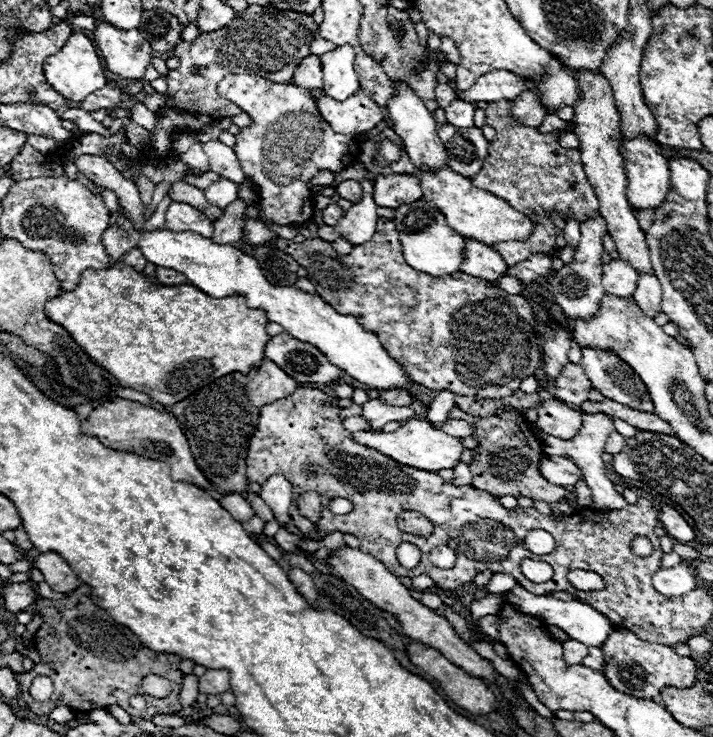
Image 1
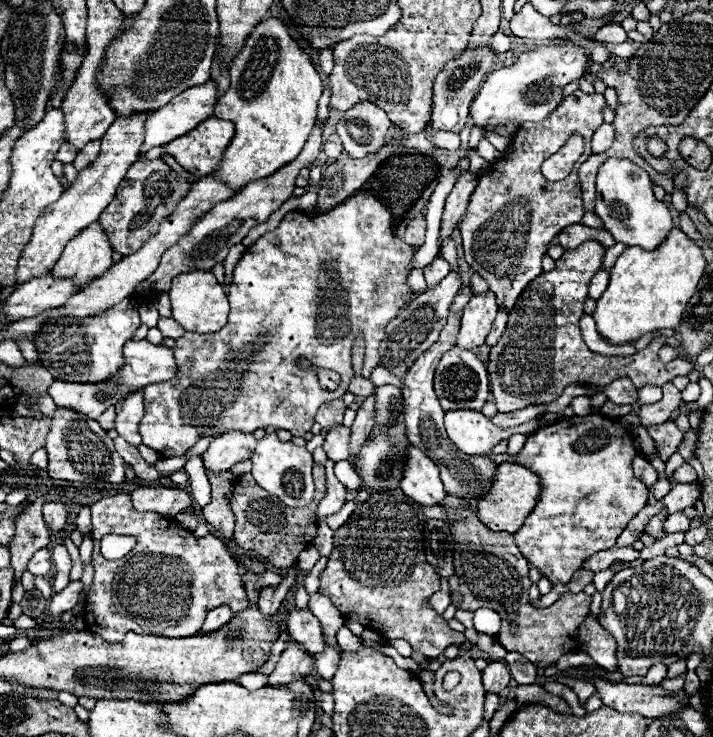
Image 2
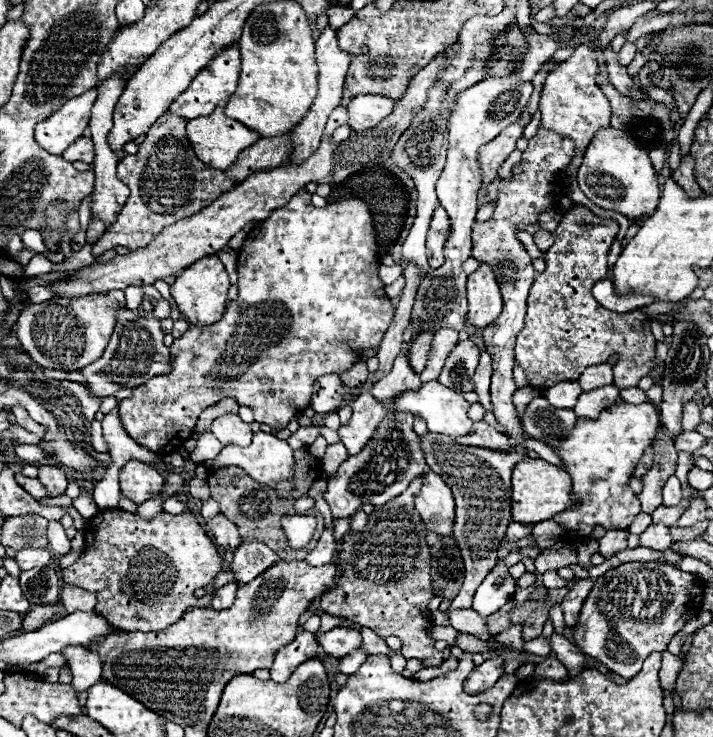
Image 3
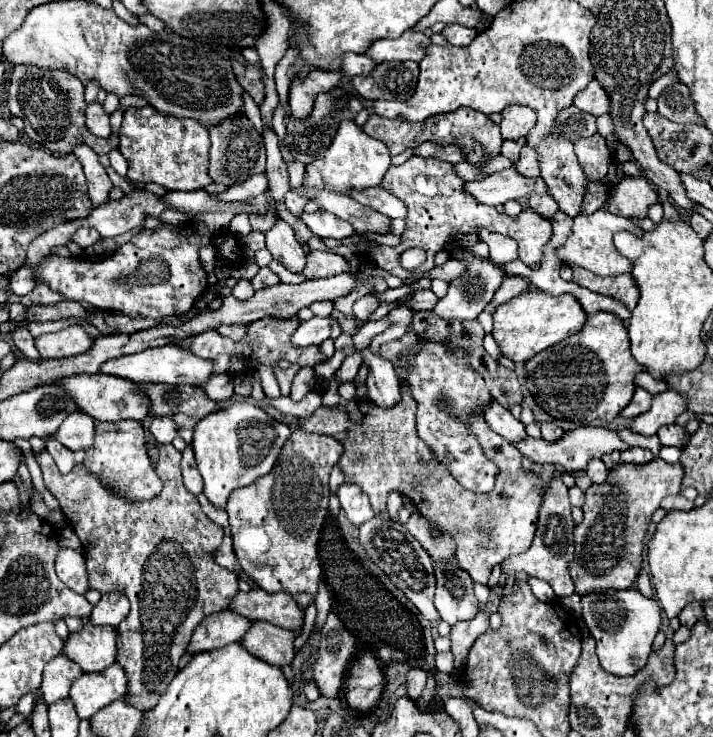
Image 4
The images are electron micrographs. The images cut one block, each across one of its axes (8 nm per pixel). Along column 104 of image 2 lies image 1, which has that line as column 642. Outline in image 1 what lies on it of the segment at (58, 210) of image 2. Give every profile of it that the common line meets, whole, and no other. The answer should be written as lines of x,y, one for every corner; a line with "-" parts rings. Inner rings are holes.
646,134
638,138
622,138
620,152
624,156
624,170
628,178
626,196
628,196
630,206
634,210
658,208
670,190
670,170
668,170
668,160
662,156
662,150
656,144
656,140

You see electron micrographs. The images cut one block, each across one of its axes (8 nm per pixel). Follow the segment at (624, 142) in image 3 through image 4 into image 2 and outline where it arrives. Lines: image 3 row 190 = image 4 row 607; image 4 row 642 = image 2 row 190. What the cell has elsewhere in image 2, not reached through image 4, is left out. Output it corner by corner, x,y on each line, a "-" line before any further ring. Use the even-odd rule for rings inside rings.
610,158
598,170
596,214
602,218
606,230
614,236
616,242
626,246
640,246
644,250
656,250
674,228
666,204
654,198
648,174
634,162
620,158

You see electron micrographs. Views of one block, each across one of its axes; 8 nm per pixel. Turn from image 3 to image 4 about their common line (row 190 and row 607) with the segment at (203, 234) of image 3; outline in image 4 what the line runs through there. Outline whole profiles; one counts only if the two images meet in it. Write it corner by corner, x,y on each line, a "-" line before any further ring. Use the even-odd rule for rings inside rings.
260,588
250,592
238,592
230,600
228,610
252,622
264,620
286,630
296,630
296,628
302,628
304,624
304,612
286,592
266,594

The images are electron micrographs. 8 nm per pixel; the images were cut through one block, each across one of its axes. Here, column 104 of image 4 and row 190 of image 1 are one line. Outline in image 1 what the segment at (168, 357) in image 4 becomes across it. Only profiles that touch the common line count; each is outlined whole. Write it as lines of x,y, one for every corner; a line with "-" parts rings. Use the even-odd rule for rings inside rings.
366,178
360,184
362,184
362,202
356,202
346,212
342,222
338,222
336,226
320,226
318,236
322,240
334,242
338,236
342,236
352,244
362,244
374,236
378,222
378,214
376,214
378,206
374,202
374,192
372,192
374,180

